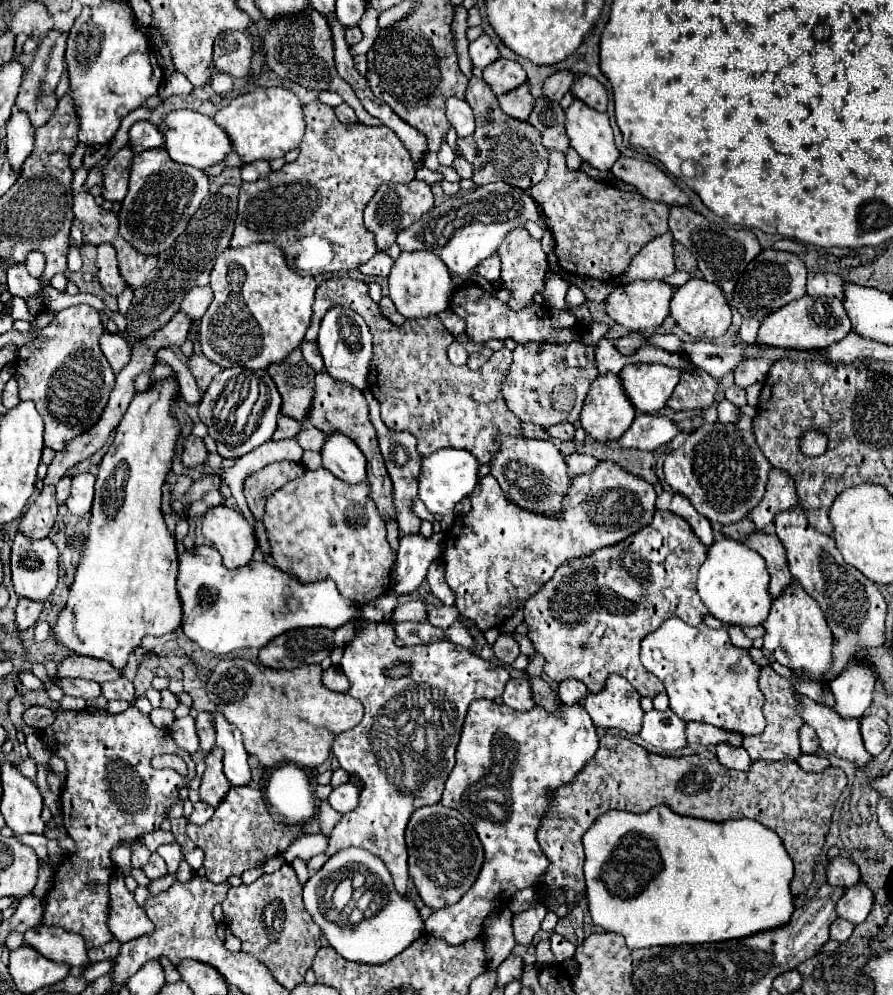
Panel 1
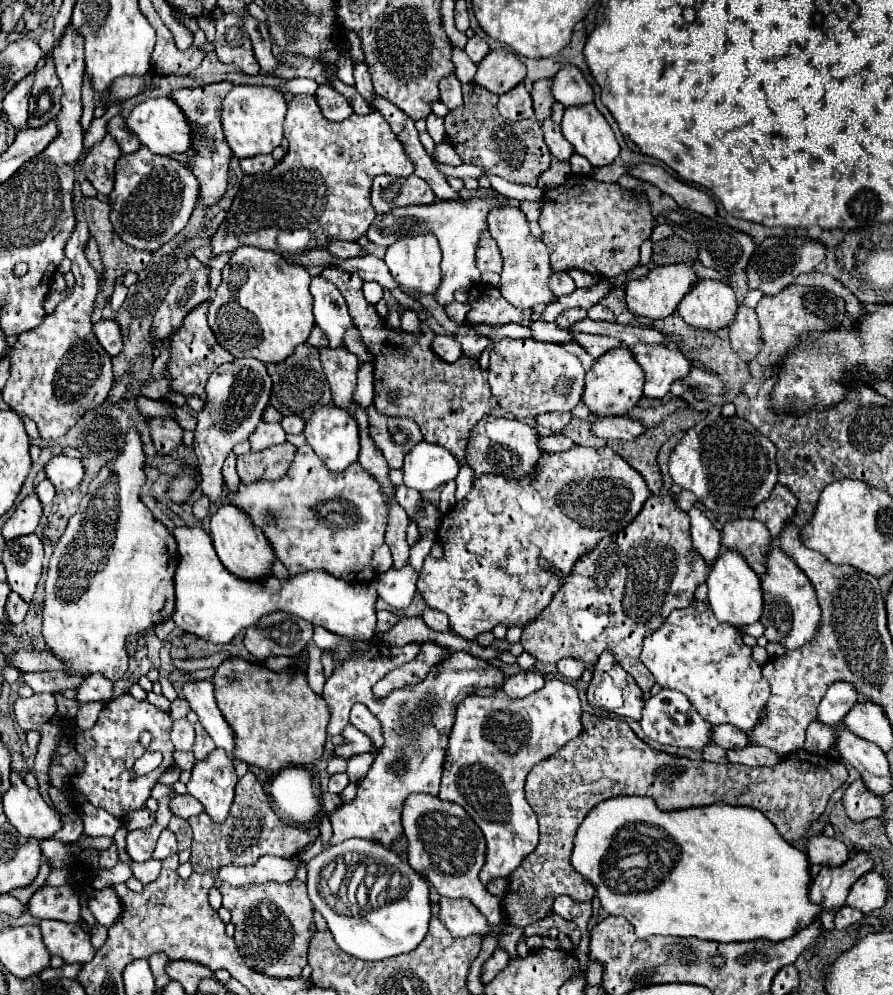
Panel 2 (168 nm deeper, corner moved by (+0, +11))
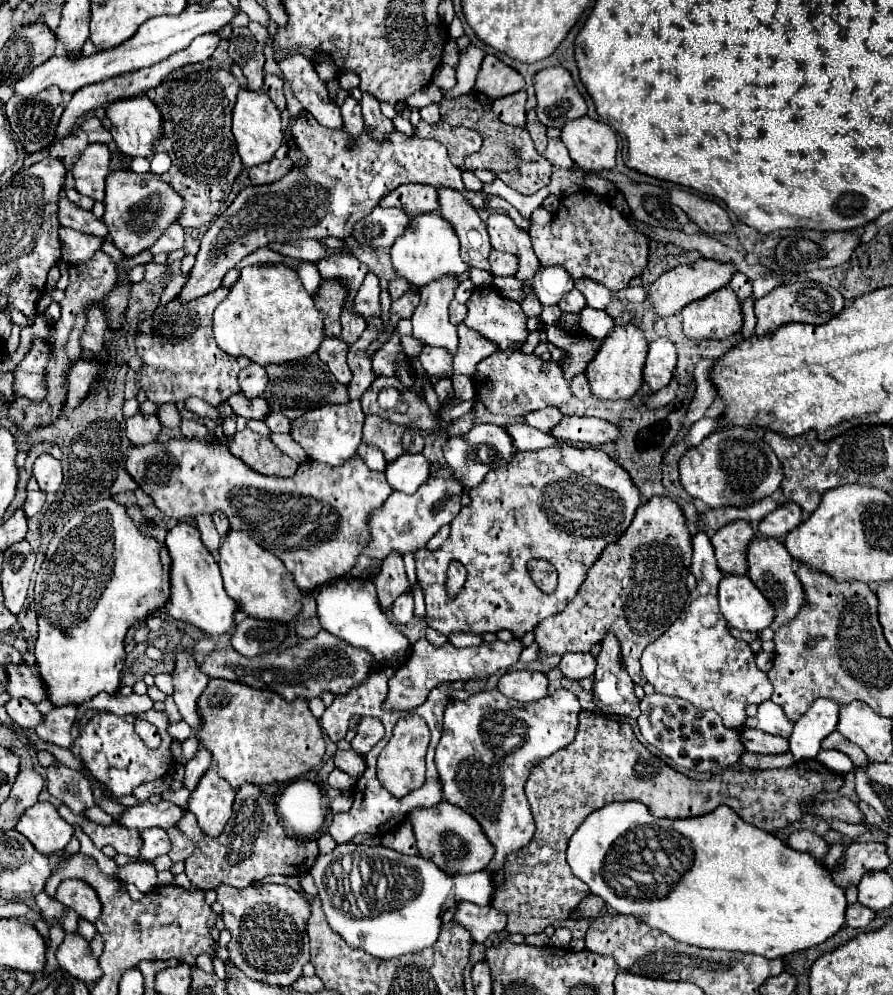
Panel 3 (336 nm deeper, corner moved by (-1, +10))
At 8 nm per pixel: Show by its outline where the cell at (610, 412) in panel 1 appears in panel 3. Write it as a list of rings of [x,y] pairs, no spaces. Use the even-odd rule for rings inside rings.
[[[617,326],[603,342],[595,358],[589,362],[585,376],[591,386],[591,394],[605,402],[627,402],[643,386],[643,364],[647,356],[647,340],[643,332],[633,326]]]

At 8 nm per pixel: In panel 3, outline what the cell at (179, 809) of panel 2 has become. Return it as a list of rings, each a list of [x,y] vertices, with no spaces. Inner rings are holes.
[[[161,800],[159,804],[143,802],[139,806],[129,808],[121,816],[119,824],[127,826],[127,828],[137,828],[137,830],[147,830],[153,826],[167,830],[167,828],[173,828],[185,814],[187,814],[187,808],[181,808],[167,800]]]

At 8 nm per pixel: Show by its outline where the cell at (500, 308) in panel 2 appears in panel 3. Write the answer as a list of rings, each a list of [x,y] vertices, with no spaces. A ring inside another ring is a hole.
[[[475,288],[471,298],[467,300],[467,318],[465,326],[477,330],[491,342],[497,342],[501,350],[509,348],[513,342],[525,342],[527,340],[527,316],[523,314],[521,306],[509,298],[503,298],[495,288]]]

